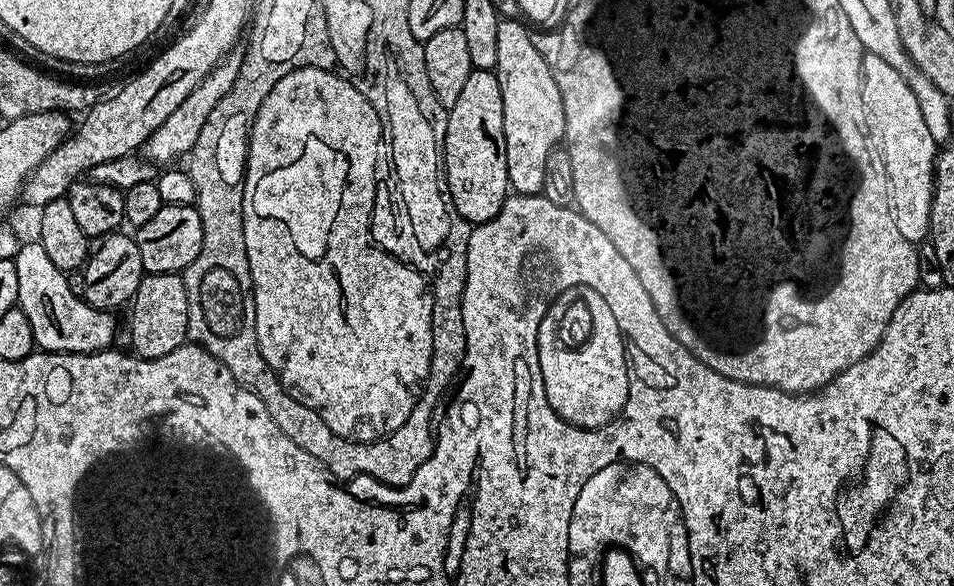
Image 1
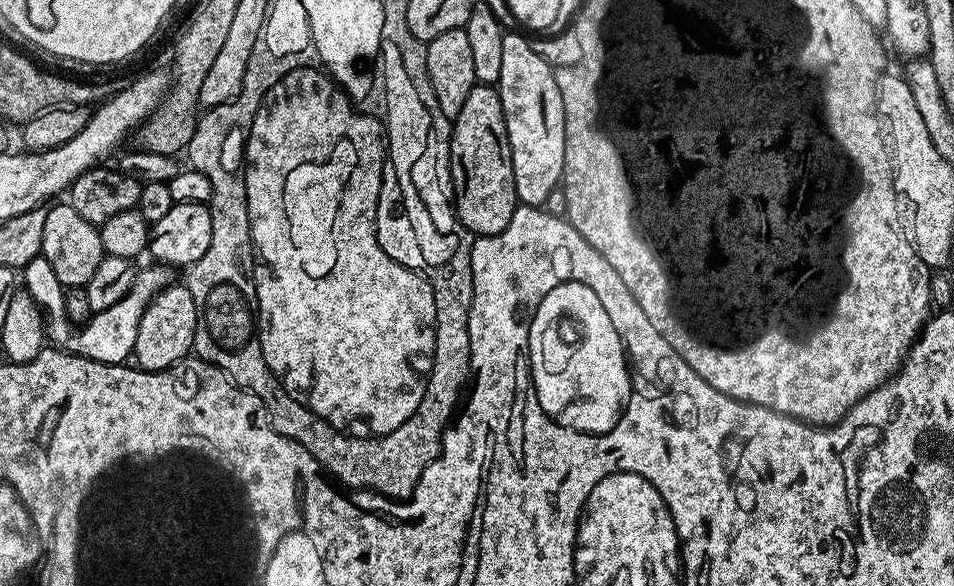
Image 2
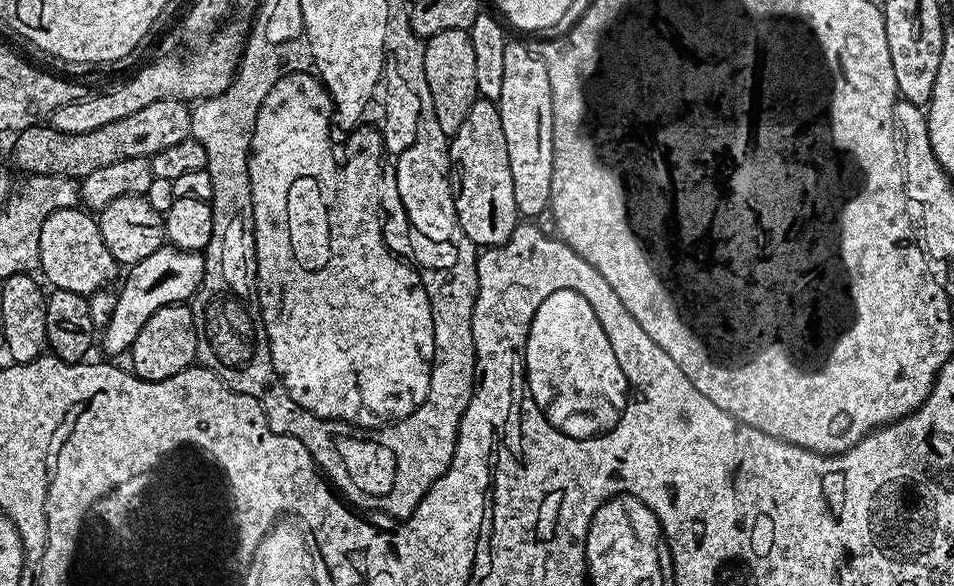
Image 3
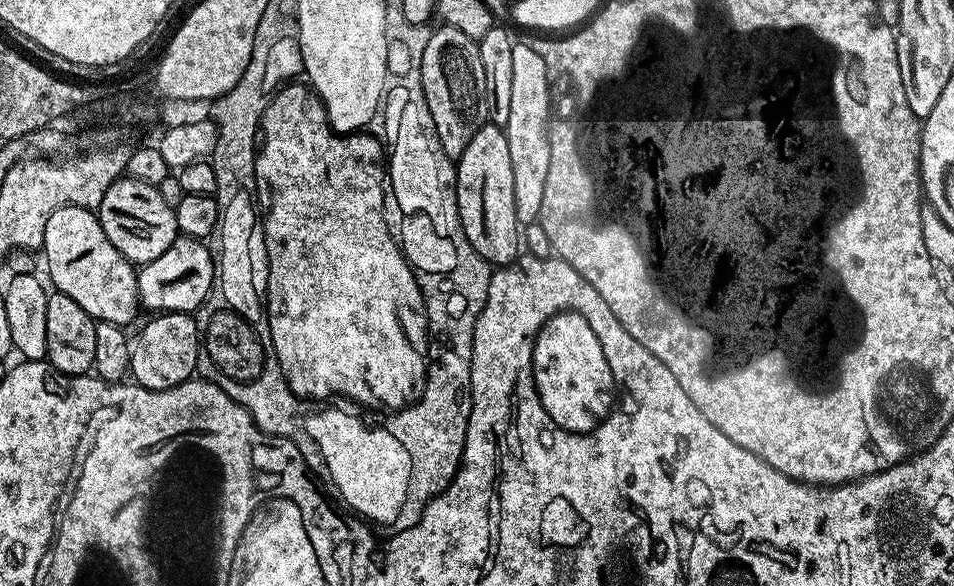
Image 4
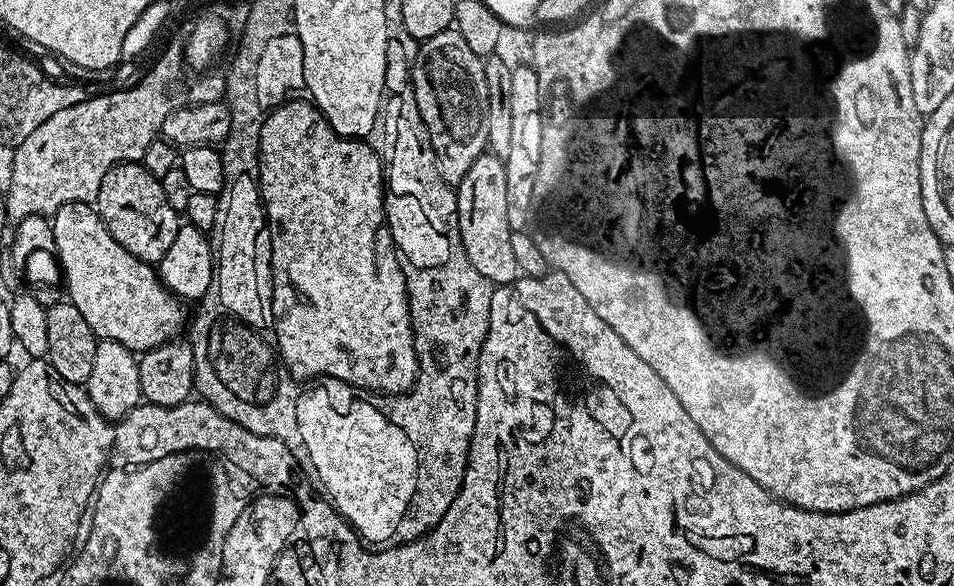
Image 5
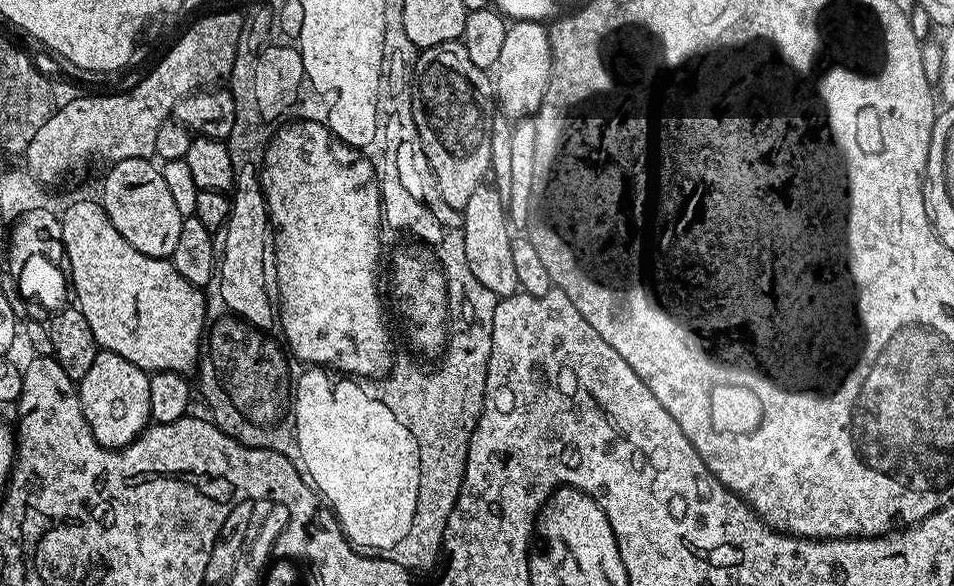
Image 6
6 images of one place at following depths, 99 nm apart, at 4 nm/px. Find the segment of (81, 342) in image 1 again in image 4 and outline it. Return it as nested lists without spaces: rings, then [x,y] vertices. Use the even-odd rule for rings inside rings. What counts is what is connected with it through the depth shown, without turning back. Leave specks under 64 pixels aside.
[[[179,235],[177,239],[173,242],[172,245],[167,247],[165,251],[158,258],[154,259],[149,264],[143,265],[139,269],[137,278],[136,278],[136,294],[140,297],[140,303],[143,305],[145,309],[149,308],[149,313],[152,314],[159,314],[162,312],[186,312],[189,314],[196,314],[199,313],[200,308],[204,304],[205,300],[208,299],[209,294],[212,292],[212,286],[216,283],[216,277],[218,275],[218,264],[217,261],[214,259],[214,252],[208,249],[209,245],[202,240],[195,240],[194,238],[190,238],[189,236],[181,236]]]

